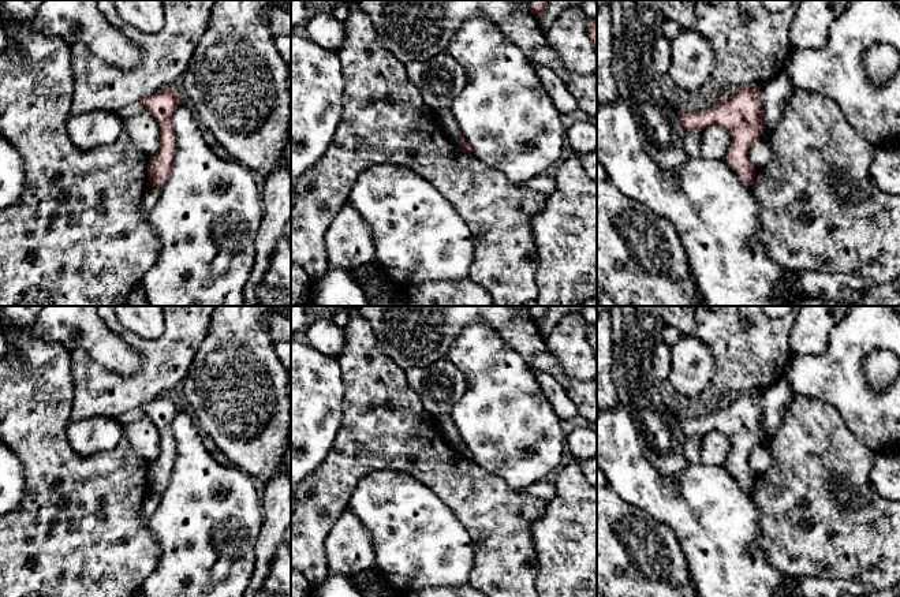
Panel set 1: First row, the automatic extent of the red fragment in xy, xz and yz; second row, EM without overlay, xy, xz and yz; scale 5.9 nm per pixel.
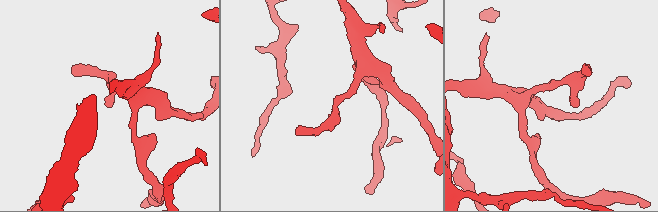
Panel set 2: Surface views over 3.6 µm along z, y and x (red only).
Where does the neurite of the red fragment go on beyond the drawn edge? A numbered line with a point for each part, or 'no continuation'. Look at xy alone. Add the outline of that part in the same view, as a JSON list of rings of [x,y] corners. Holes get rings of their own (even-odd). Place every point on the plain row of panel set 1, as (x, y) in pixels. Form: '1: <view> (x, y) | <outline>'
1: xy (150, 503) | [[[150,492],[147,497],[143,500],[142,508],[141,508],[141,518],[146,523],[149,518],[153,515],[156,508],[160,504],[160,495]]]

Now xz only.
1: xz (445, 426) | [[[451,415],[437,417],[436,426],[445,443],[459,452],[462,449],[463,441]]]

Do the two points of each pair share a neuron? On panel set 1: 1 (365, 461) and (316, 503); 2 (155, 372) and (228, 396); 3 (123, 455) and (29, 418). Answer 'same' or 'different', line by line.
1: same
2: different
3: same

